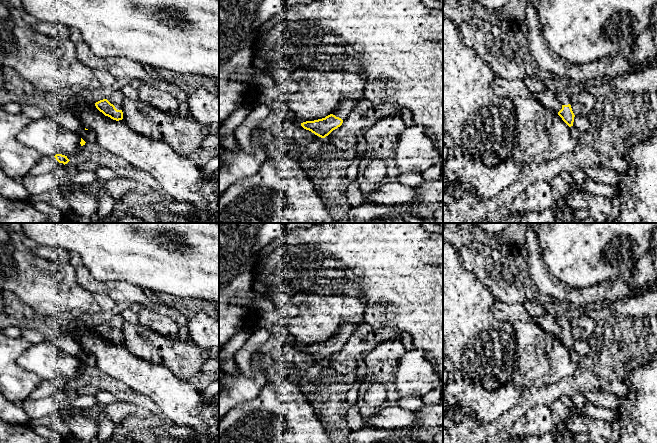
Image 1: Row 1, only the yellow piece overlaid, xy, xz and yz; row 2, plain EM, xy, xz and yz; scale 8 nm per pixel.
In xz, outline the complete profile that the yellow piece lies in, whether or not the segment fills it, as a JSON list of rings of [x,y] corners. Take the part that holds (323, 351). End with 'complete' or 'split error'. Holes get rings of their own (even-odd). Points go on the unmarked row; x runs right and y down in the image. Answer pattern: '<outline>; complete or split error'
[[[345,323],[341,325],[339,330],[328,340],[314,345],[306,345],[301,350],[314,357],[315,359],[325,362],[333,354],[340,351],[351,334],[354,332],[356,325]]]; split error

